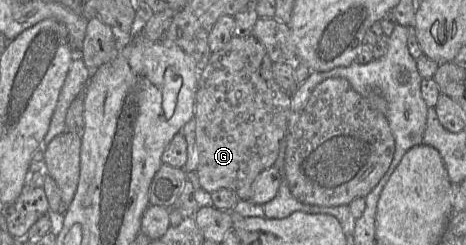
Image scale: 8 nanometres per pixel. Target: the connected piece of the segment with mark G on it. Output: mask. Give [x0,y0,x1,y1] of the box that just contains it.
[193,34,291,201]

